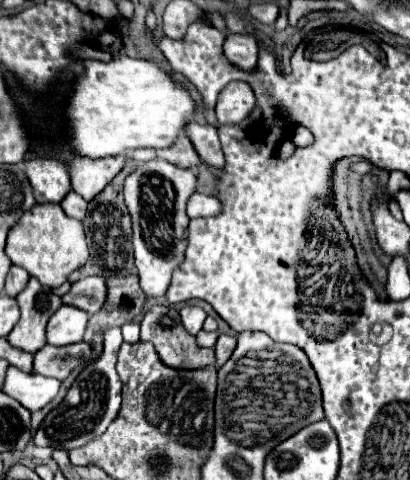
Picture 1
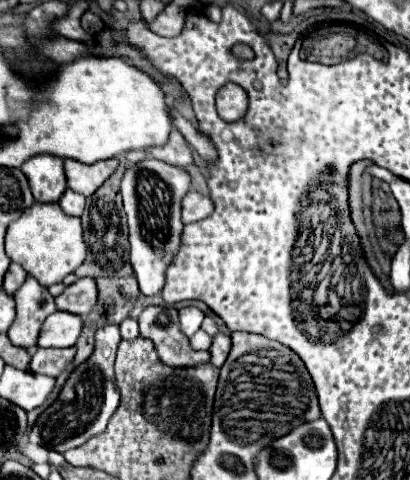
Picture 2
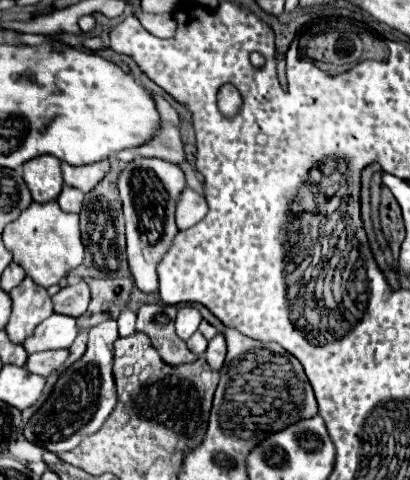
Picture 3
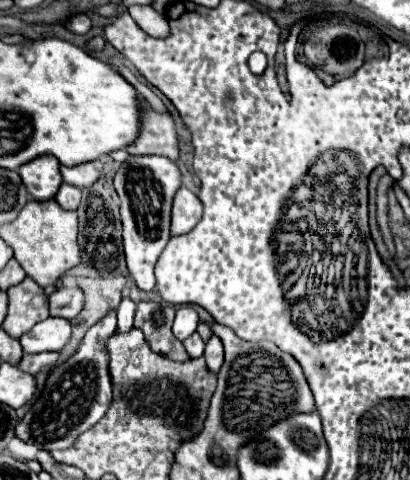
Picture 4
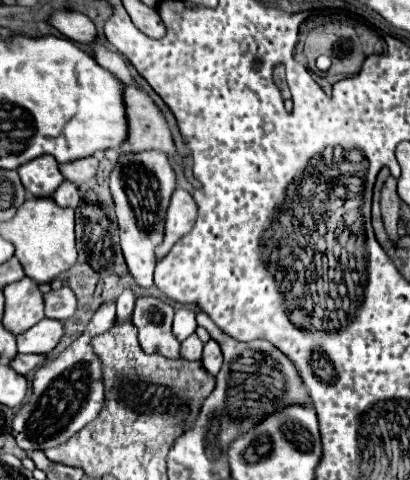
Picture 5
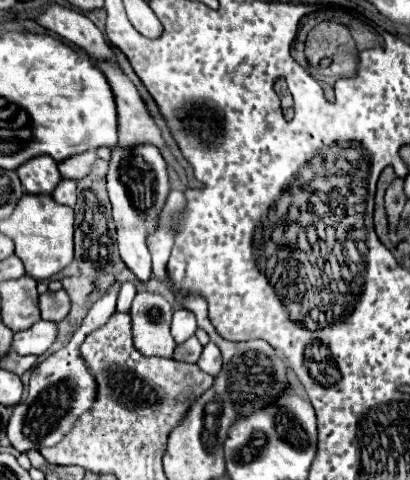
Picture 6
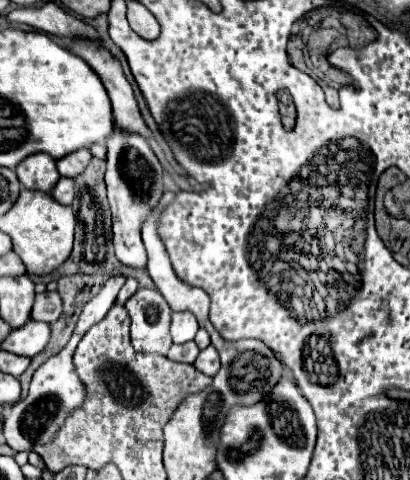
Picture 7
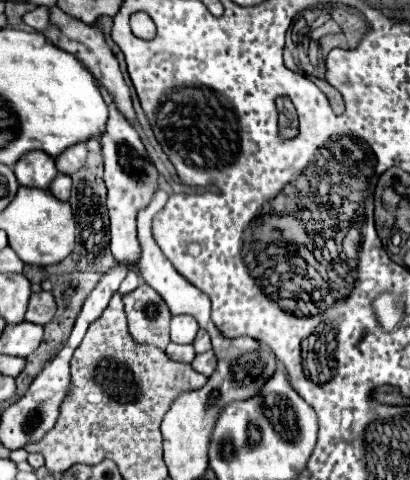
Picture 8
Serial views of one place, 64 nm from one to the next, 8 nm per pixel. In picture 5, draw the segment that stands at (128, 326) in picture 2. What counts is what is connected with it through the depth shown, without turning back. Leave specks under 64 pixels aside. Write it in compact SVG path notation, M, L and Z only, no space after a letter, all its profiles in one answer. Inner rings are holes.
M122 290L122 294L116 298L118 320L130 320L130 318L132 318L134 302L136 302L136 296L132 294L132 290Z

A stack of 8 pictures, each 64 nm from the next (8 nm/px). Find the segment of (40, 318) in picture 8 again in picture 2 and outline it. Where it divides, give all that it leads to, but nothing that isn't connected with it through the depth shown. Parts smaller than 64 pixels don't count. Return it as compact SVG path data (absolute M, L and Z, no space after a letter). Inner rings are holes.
M78 278L56 298L58 310L78 312L80 316L88 314L96 306L96 302L98 302L98 286L94 278Z

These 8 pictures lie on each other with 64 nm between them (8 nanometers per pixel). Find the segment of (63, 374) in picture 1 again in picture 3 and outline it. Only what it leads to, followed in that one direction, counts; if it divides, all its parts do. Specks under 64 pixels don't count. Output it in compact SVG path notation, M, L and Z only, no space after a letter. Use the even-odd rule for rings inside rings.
M46 350L46 352L34 352L28 356L26 370L40 376L50 376L52 372L60 370L62 364L68 358L68 350Z

